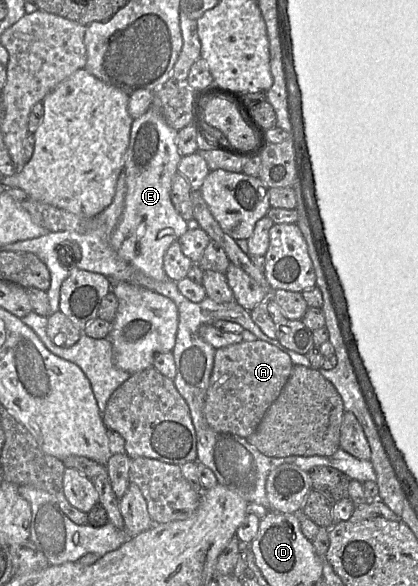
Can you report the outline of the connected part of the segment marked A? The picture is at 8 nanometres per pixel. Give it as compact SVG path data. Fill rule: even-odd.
M264 340L241 341L215 349L214 365L203 406L208 425L242 438L251 435L277 399L293 367L290 357Z

